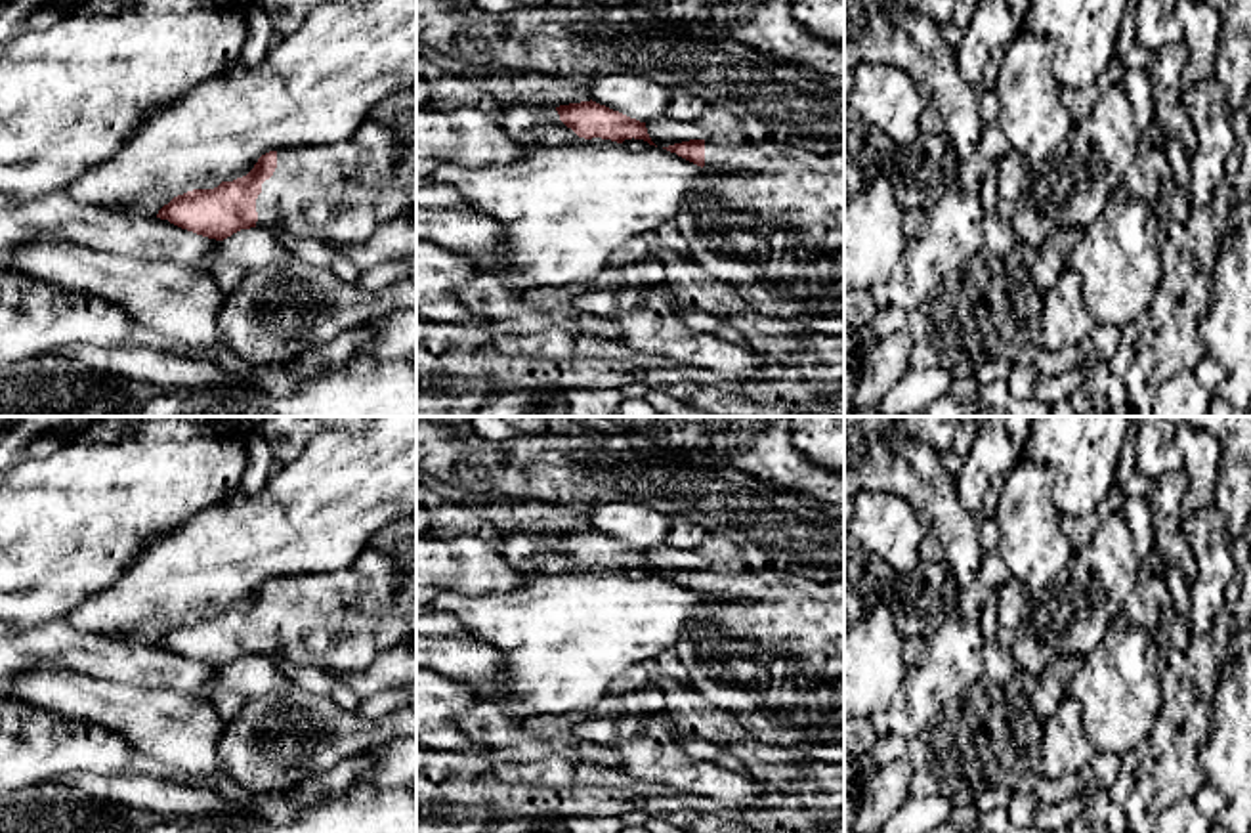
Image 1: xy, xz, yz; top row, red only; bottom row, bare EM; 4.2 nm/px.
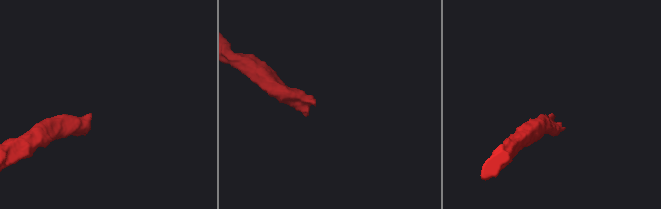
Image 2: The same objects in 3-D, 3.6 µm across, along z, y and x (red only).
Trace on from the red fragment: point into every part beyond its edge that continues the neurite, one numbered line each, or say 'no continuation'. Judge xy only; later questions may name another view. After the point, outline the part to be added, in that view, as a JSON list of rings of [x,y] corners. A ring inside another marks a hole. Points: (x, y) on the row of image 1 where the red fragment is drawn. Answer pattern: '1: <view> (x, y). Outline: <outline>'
1: xy (339, 193). Outline: [[[367,120],[353,139],[277,151],[277,168],[256,199],[260,229],[279,227],[290,237],[325,246],[361,245],[397,216],[416,216],[416,139]]]

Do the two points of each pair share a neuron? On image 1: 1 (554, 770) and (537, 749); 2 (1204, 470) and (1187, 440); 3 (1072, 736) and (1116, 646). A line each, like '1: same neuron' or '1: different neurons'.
1: different neurons
2: same neuron
3: different neurons

